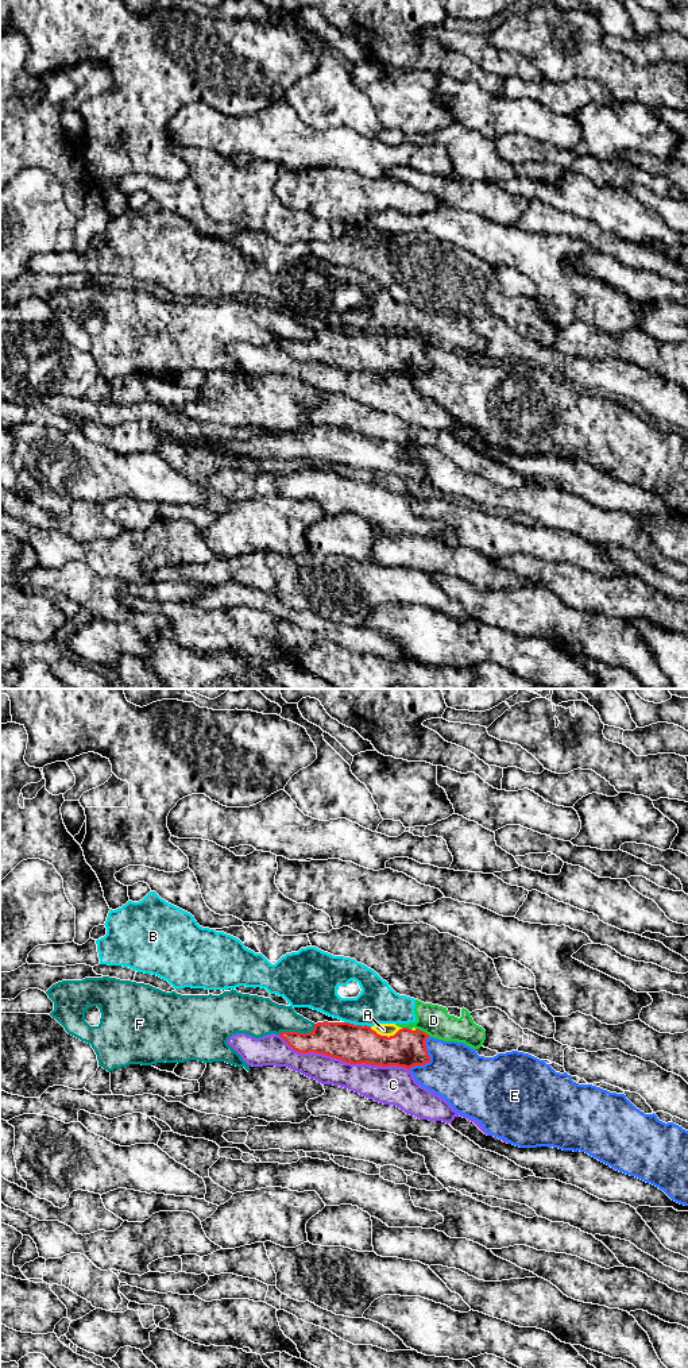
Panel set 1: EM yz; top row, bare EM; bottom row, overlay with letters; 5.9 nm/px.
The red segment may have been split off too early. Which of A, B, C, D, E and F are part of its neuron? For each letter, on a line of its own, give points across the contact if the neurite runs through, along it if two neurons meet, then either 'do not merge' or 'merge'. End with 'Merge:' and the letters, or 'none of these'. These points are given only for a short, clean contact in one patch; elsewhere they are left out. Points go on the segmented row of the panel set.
A: across yz (355, 1044), (378, 1044), (386, 1036), (383, 1029) | merge
B: do not merge
C: do not merge
D: along yz (416, 1028), (429, 1035) | do not merge
E: do not merge
F: do not merge
Merge: A

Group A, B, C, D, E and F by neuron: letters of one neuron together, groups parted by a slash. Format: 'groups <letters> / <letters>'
groups A / B D / C / E / F

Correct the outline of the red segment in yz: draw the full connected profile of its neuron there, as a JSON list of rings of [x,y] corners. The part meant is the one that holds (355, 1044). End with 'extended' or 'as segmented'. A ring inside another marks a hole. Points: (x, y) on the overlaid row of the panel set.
[[[317,1022],[309,1033],[281,1032],[279,1036],[299,1053],[322,1053],[351,1064],[398,1066],[410,1071],[414,1066],[430,1061],[425,1041],[429,1037],[420,1029],[399,1028],[395,1024],[378,1024],[374,1026],[353,1025],[349,1022]]]; extended

